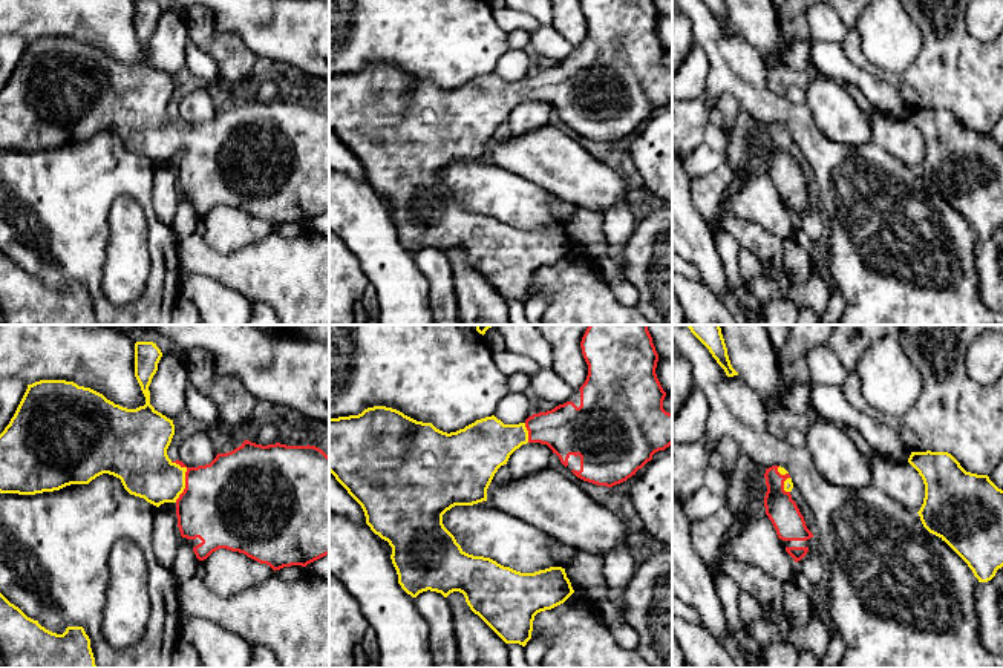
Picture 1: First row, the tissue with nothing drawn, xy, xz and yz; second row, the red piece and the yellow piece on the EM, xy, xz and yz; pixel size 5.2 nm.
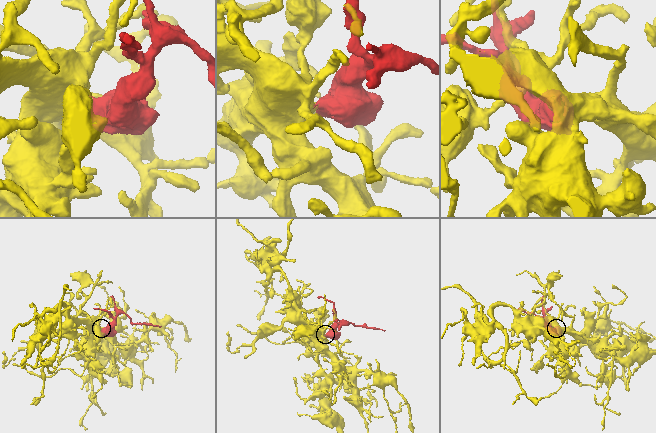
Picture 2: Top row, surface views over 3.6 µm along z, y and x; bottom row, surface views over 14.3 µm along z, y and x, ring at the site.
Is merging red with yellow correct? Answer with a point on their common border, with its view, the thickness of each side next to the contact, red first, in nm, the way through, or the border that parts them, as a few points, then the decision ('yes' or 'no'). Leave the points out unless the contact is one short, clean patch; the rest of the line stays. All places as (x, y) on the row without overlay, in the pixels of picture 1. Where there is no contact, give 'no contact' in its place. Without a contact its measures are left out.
meets red in xy at (186, 135); 460 nm thick on the red side, 280 nm on the other; yes

